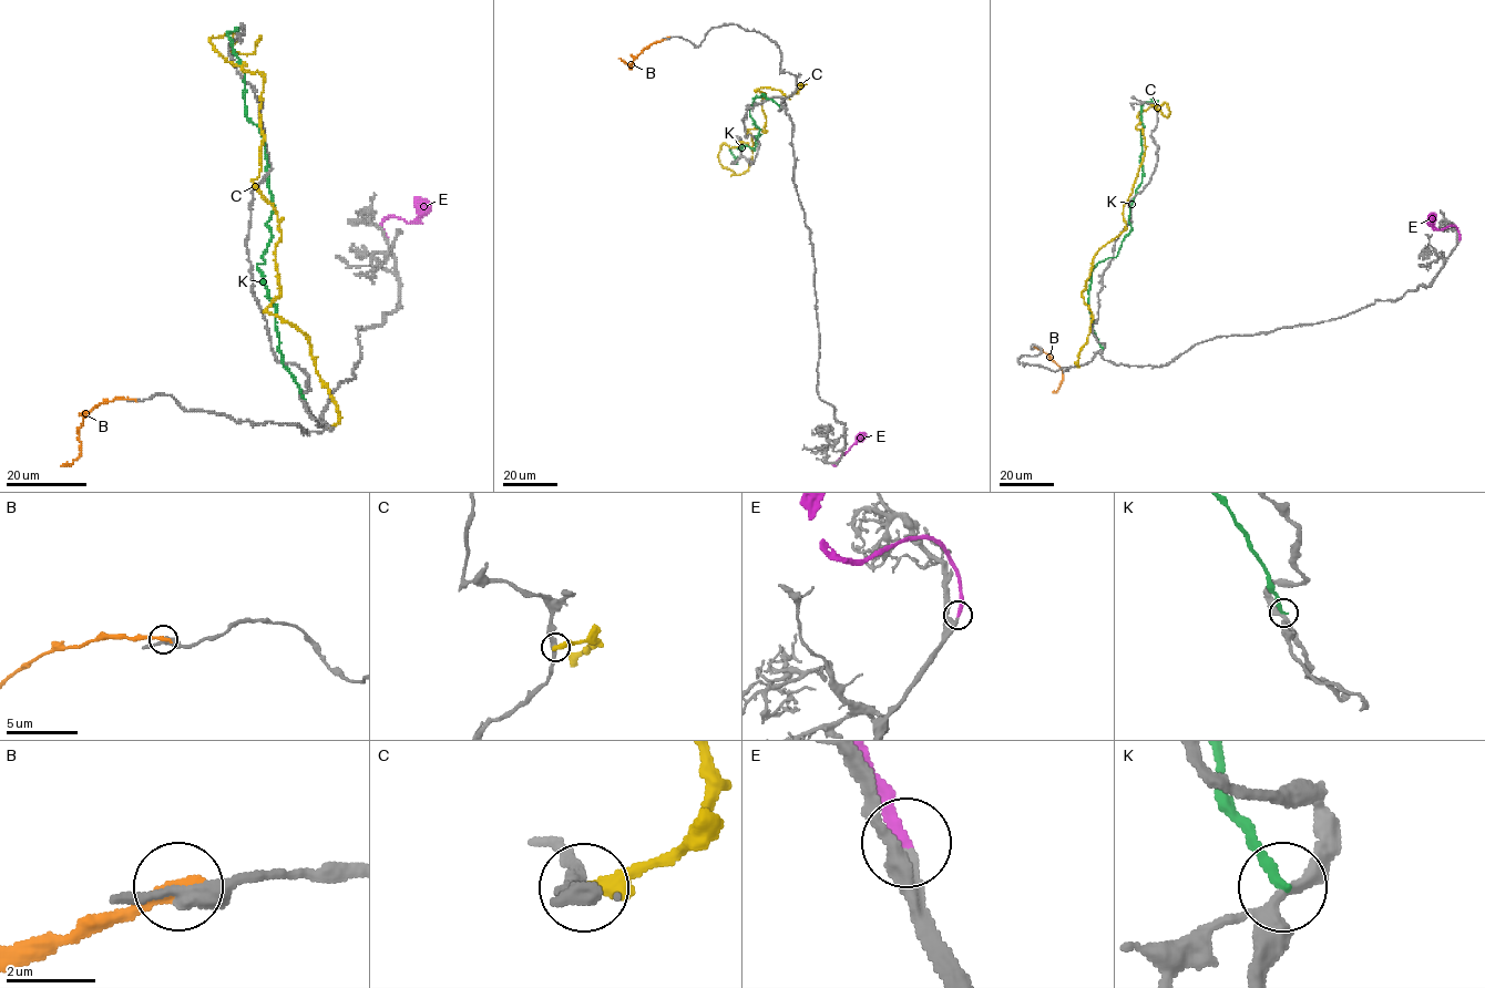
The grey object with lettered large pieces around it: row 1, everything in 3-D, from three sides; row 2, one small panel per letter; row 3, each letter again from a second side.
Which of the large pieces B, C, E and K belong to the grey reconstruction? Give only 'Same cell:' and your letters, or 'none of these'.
Same cell: E

